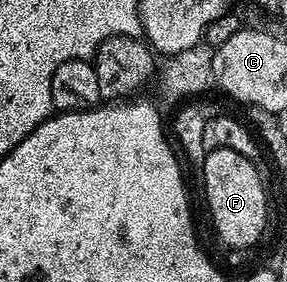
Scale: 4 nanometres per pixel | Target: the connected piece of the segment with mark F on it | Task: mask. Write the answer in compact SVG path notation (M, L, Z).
M220 148L206 152L199 172L205 183L205 200L209 203L209 216L218 238L229 248L251 247L264 234L265 223L269 220L269 196L261 181L262 169L243 158L243 154Z

